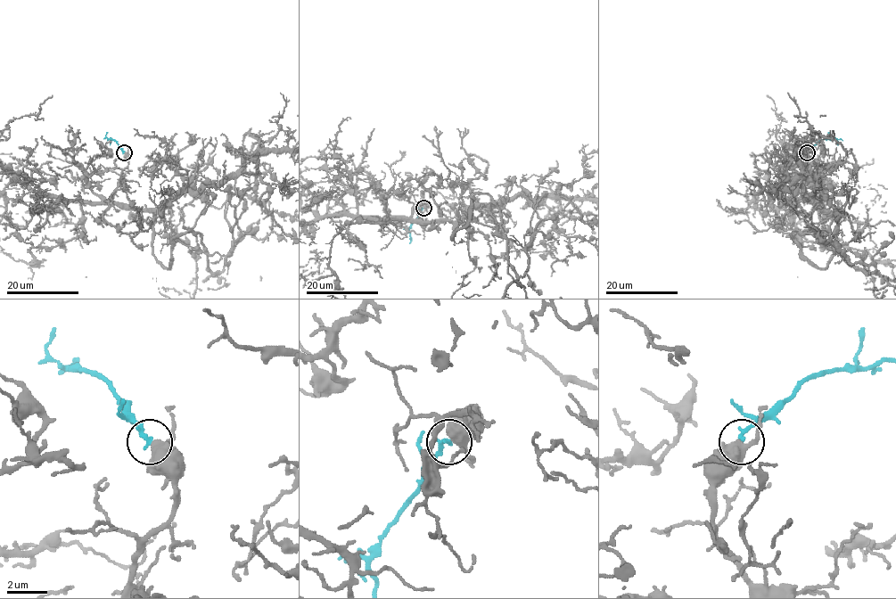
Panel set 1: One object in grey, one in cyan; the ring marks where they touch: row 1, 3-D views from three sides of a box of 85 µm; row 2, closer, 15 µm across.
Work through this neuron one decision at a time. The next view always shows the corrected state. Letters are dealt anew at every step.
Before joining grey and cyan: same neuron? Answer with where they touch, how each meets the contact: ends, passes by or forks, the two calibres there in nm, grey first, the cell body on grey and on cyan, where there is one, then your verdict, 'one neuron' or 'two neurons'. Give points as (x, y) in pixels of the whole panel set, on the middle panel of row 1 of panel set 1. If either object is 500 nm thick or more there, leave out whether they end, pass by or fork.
place (423, 208); grey passes by; cyan ends; calibres 440 and 240 nm; soma grey none; soma cyan none; one neuron

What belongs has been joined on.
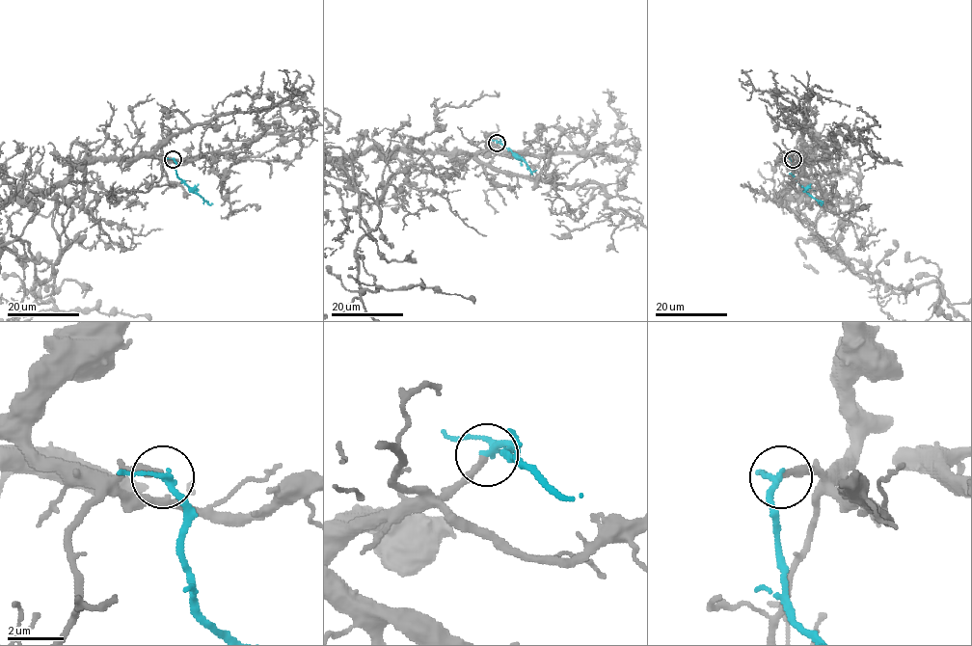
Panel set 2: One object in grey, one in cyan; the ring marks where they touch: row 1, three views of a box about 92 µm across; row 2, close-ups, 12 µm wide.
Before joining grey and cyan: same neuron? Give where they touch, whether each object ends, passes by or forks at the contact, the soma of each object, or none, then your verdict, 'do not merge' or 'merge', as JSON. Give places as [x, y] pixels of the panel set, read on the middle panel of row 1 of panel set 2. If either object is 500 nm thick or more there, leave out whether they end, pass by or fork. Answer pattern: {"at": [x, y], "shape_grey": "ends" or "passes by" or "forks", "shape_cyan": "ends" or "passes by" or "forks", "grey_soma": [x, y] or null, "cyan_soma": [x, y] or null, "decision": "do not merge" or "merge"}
{"at": [497, 143], "shape_grey": "ends", "shape_cyan": "passes by", "grey_soma": null, "cyan_soma": null, "decision": "merge"}

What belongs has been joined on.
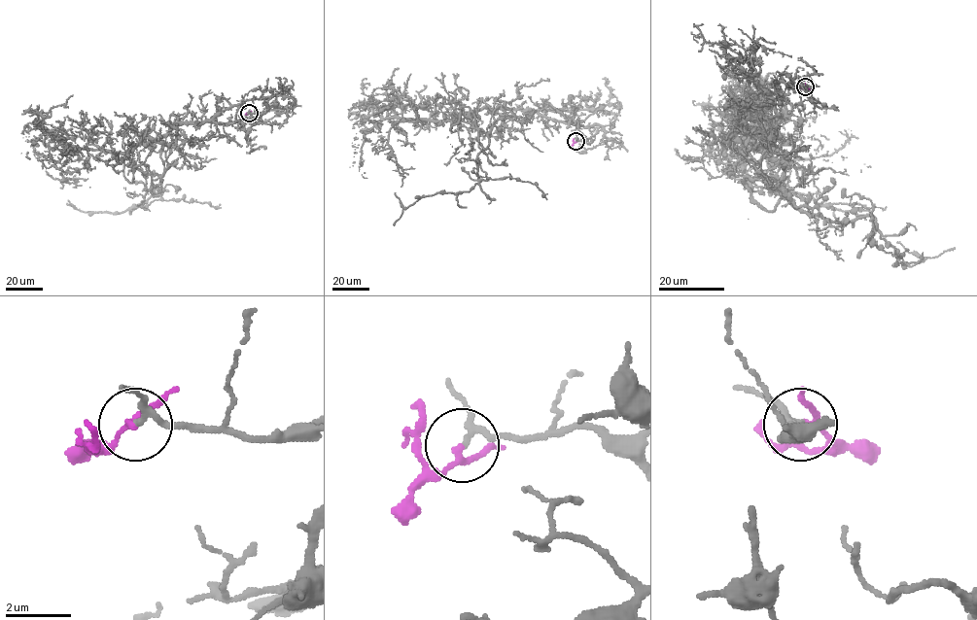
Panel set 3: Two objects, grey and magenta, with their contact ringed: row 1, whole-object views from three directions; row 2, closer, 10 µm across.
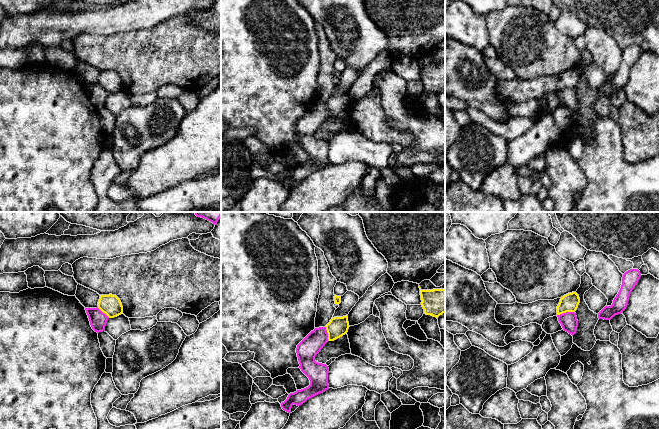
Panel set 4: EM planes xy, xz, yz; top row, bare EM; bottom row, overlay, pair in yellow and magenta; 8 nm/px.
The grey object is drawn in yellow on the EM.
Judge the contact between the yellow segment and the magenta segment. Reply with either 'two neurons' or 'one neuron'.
two neurons

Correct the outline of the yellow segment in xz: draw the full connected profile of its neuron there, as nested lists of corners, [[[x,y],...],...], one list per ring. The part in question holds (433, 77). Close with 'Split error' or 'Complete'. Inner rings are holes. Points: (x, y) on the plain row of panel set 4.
[[[445,65],[422,66],[421,81],[426,91],[438,94],[445,89]]]. Complete

